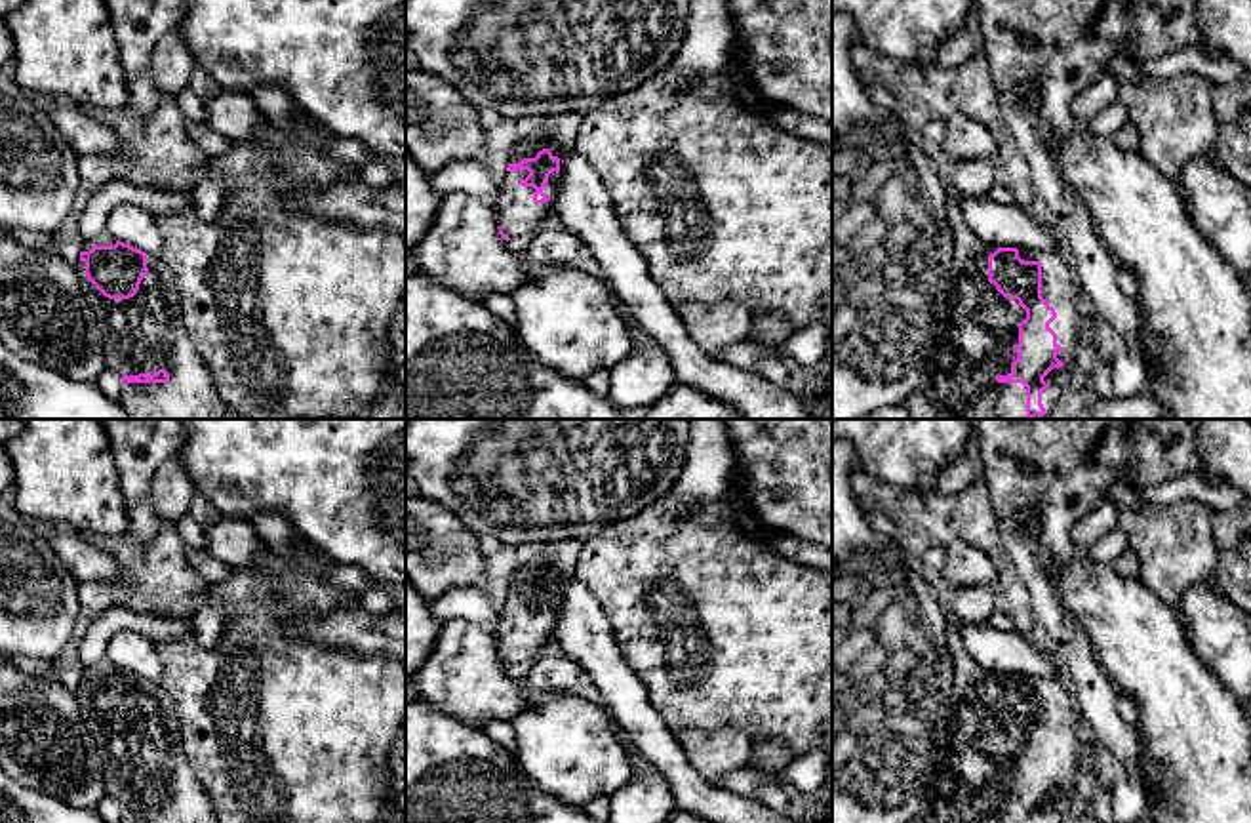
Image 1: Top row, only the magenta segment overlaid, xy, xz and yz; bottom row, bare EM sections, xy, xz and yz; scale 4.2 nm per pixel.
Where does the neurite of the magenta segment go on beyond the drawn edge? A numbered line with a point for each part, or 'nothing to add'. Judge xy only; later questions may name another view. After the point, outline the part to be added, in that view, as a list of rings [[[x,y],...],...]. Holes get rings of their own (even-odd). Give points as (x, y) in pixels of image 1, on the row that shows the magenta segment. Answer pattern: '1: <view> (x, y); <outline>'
1: xy (143, 334); [[[147,253],[149,274],[129,299],[105,297],[76,263],[78,280],[105,333],[107,368],[122,375],[166,370],[168,383],[126,383],[118,398],[129,419],[227,419],[206,360],[198,354],[179,312],[171,271]]]

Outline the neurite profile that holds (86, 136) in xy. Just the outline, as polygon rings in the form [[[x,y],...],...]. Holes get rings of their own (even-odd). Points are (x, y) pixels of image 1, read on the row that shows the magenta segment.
[[[46,101],[51,122],[76,156],[109,154],[116,147],[116,135],[109,124],[99,122],[88,110],[67,101]]]

